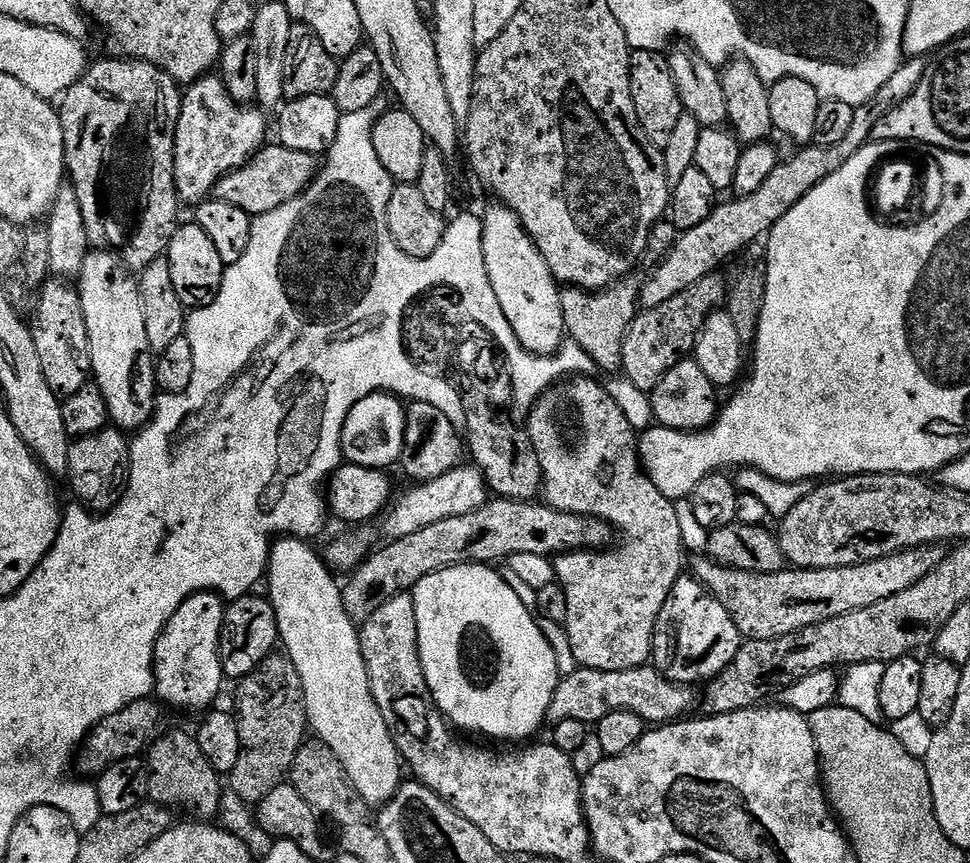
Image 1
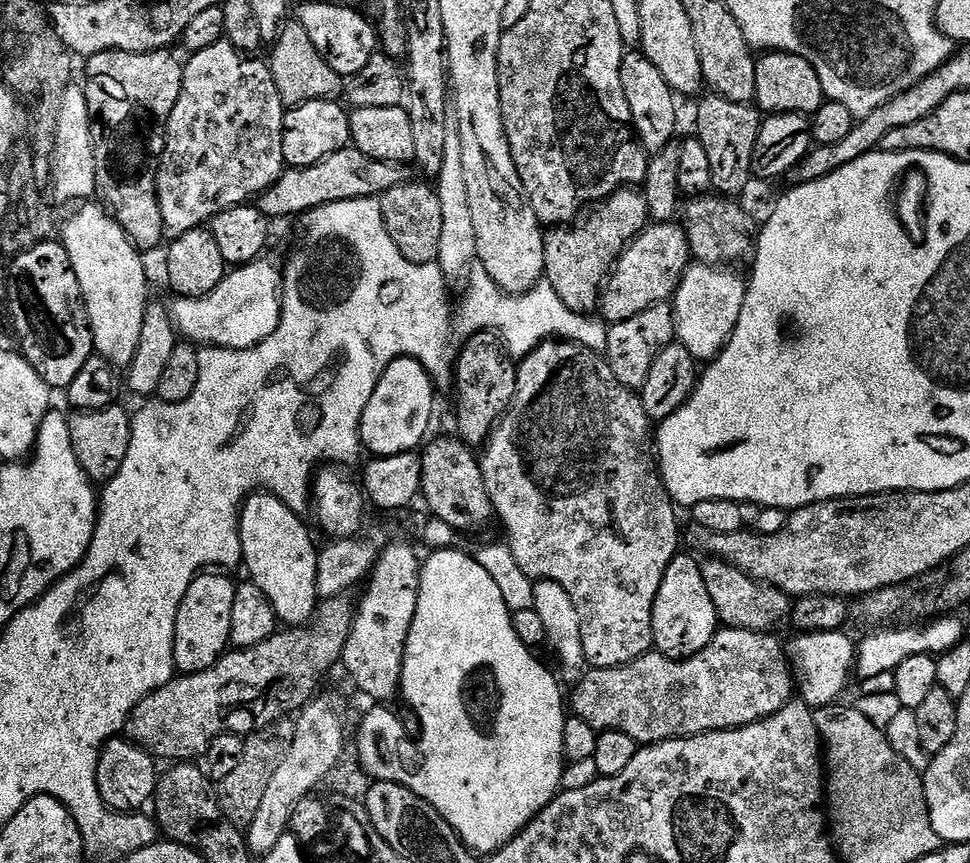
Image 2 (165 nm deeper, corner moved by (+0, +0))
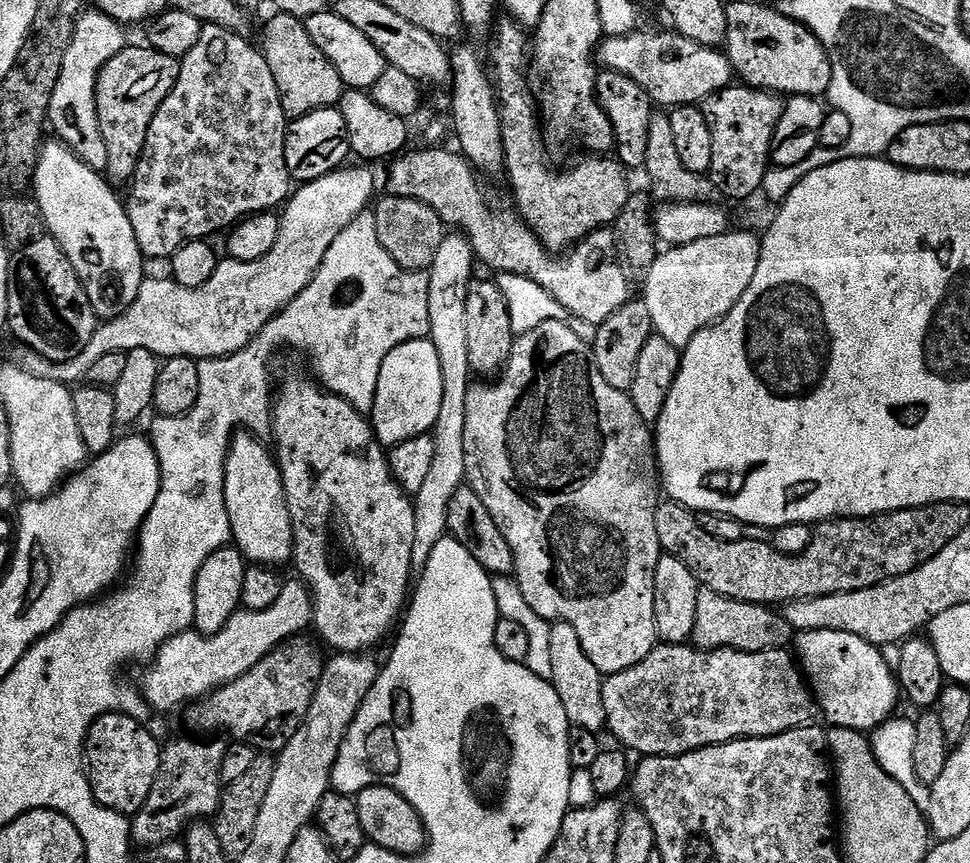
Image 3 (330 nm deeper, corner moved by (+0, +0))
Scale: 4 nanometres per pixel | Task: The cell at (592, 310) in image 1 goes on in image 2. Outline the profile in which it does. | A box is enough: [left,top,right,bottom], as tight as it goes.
[544,186,649,314]

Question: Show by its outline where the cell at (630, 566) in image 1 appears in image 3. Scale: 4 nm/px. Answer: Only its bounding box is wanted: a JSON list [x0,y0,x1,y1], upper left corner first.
[466,320,662,676]

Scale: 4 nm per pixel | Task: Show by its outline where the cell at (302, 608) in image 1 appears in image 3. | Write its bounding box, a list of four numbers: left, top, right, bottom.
[224,431,294,566]

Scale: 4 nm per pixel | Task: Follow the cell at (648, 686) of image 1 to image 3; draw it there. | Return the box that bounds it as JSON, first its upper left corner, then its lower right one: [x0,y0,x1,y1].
[602,643,818,756]

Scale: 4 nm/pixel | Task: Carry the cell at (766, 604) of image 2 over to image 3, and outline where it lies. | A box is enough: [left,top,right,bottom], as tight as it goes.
[691,586,794,652]

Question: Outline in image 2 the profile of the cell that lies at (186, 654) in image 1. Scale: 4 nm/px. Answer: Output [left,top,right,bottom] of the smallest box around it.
[174,570,236,676]

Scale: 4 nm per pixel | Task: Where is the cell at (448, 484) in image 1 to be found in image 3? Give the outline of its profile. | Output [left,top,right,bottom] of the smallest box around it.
[138,578,312,713]

